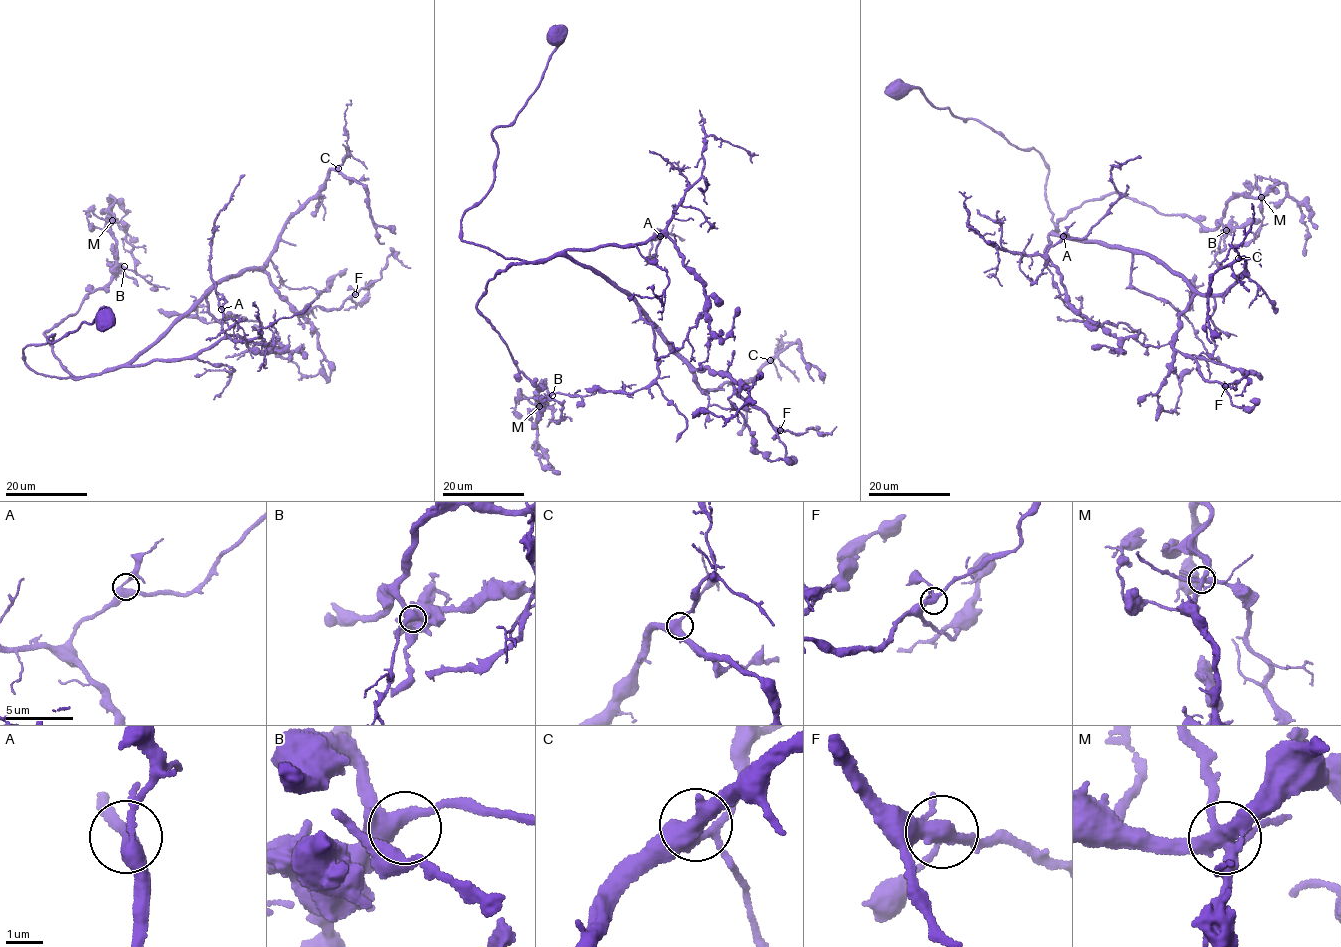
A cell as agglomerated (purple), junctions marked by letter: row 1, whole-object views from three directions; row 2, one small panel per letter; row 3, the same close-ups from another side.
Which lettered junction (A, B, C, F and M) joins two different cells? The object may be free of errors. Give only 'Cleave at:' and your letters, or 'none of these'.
Cleave at: M

